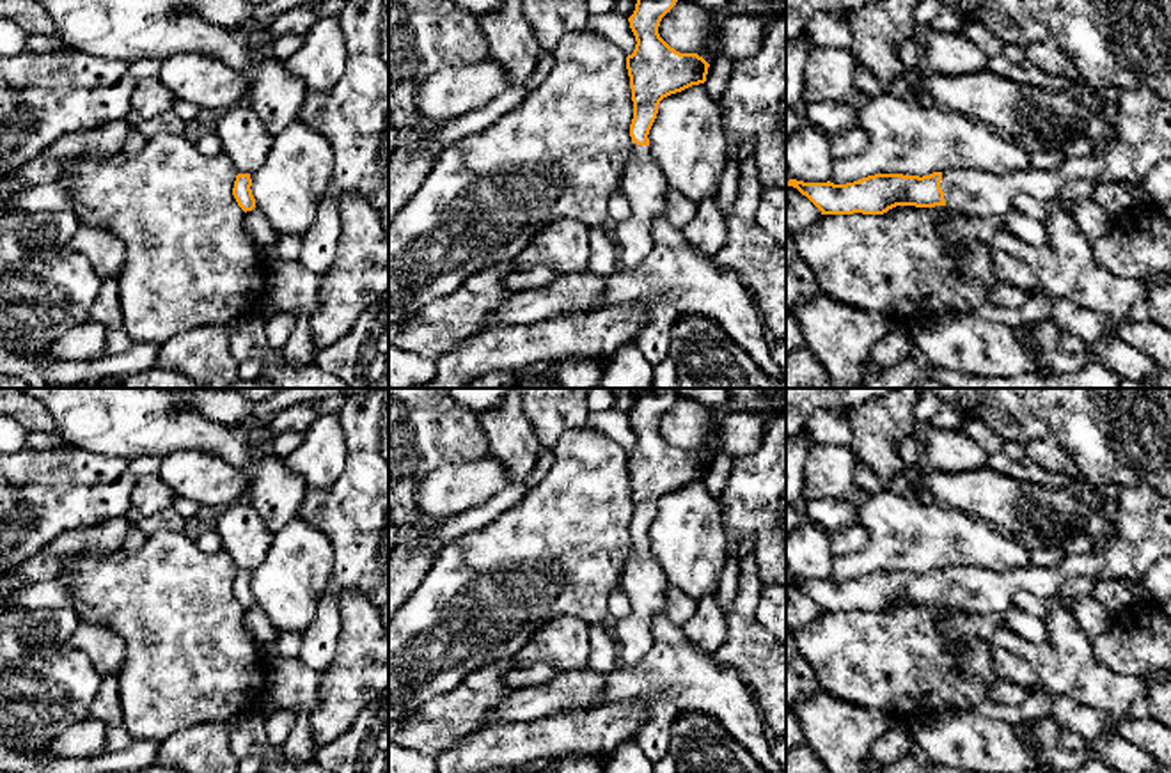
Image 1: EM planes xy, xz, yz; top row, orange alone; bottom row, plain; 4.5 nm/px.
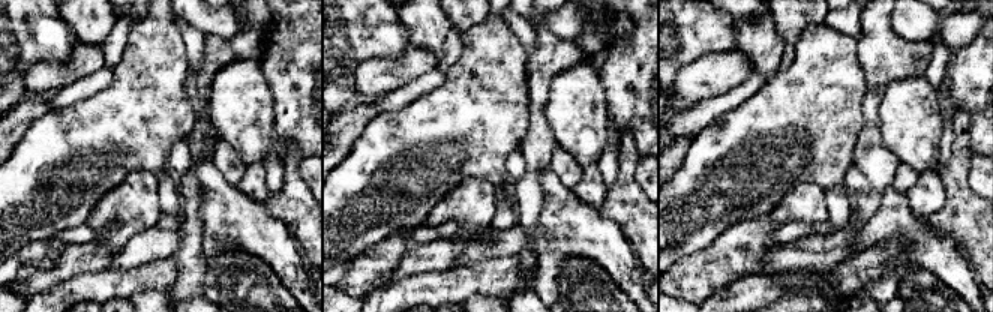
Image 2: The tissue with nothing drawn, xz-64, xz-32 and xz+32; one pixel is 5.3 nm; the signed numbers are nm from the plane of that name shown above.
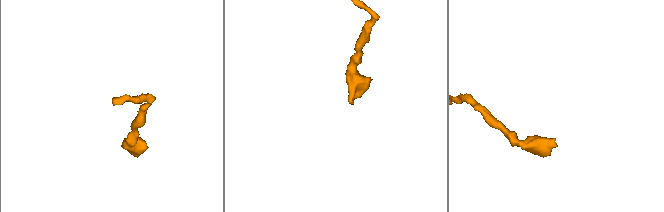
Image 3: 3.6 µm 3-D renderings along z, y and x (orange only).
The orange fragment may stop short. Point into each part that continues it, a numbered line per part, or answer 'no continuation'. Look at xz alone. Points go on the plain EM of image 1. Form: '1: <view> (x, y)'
1: xz (643, 580)

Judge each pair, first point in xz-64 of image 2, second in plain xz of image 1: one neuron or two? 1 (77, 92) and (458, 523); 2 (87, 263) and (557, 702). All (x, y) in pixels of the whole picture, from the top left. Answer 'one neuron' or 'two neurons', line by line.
1: one neuron
2: one neuron

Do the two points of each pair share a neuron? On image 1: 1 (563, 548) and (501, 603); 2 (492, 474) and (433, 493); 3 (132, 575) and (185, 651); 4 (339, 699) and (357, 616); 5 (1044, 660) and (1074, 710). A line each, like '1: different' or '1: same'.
1: same
2: same
3: same
4: same
5: different

